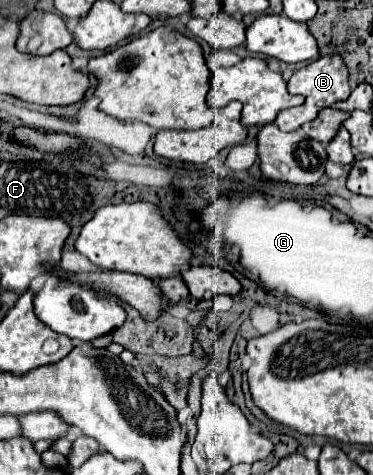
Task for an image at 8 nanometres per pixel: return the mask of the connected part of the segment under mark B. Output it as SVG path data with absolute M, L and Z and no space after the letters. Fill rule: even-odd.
M326 54L326 56L320 56L320 58L312 60L308 66L296 70L296 72L292 74L292 78L288 80L288 92L290 92L290 94L304 94L304 96L306 96L306 102L304 102L302 106L298 106L298 108L290 108L290 110L280 112L274 122L276 122L276 126L282 128L284 132L294 132L294 130L298 130L302 124L314 120L322 108L334 106L338 100L350 96L348 68L346 68L342 56L338 56L338 54Z

